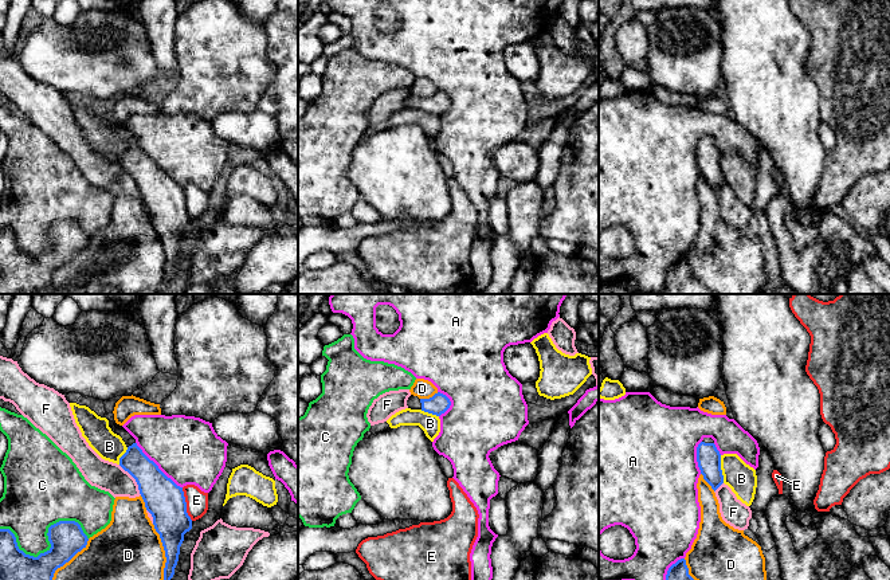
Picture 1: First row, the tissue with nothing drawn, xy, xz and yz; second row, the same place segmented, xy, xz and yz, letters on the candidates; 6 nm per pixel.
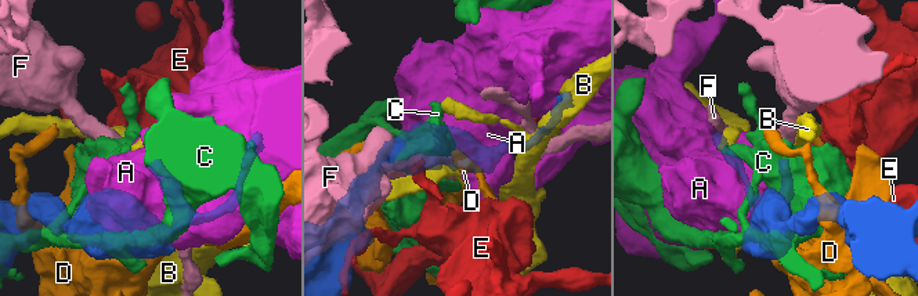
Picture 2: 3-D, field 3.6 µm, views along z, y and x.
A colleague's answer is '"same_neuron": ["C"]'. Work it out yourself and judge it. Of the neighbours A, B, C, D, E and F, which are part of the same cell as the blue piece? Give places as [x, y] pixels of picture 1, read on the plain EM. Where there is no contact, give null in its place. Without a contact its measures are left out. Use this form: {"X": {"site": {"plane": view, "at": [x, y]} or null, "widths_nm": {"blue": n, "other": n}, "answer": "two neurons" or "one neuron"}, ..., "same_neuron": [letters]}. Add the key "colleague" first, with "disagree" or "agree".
{"colleague": "disagree", "A": {"site": {"plane": "xy", "at": [157, 165]}, "widths_nm": {"blue": 240, "other": 400}, "answer": "two neurons"}, "B": {"site": {"plane": "yz", "at": [720, 168]}, "widths_nm": {"blue": 140, "other": 180}, "answer": "two neurons"}, "C": {"site": {"plane": "xy", "at": [50, 242]}, "widths_nm": {"blue": 260, "other": 340}, "answer": "two neurons"}, "D": {"site": {"plane": "xy", "at": [165, 265]}, "widths_nm": {"blue": 180, "other": 420}, "answer": "two neurons"}, "E": {"site": {"plane": "xy", "at": [185, 203]}, "widths_nm": {"blue": 240, "other": 130}, "answer": "two neurons"}, "F": {"site": {"plane": "xy", "at": [134, 177]}, "widths_nm": {"blue": 240, "other": 180}, "answer": "two neurons"}, "same_neuron": []}

